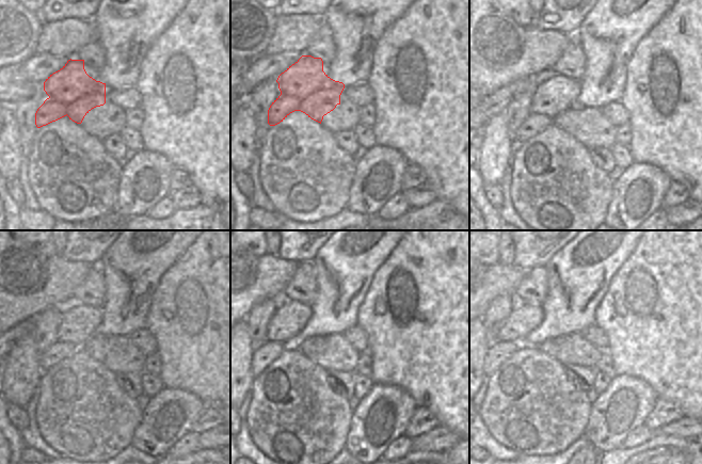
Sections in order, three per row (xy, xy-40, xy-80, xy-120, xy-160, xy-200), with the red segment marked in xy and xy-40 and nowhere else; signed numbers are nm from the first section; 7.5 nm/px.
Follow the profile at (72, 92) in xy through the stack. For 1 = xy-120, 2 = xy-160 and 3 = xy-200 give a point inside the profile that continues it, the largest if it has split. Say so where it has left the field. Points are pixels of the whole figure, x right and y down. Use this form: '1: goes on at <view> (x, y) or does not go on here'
1: goes on at xy-120 (76, 326)
2: goes on at xy-160 (289, 317)
3: goes on at xy-200 (526, 317)

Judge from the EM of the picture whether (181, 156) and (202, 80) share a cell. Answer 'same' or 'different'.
same

